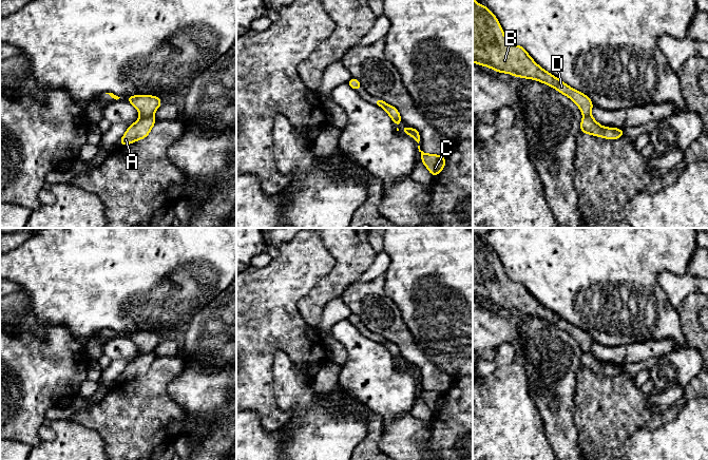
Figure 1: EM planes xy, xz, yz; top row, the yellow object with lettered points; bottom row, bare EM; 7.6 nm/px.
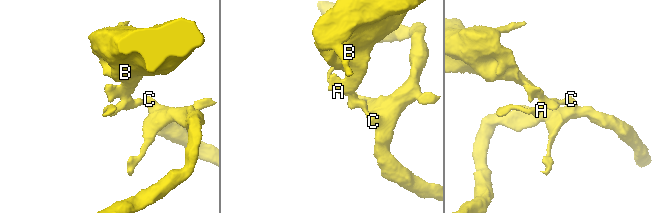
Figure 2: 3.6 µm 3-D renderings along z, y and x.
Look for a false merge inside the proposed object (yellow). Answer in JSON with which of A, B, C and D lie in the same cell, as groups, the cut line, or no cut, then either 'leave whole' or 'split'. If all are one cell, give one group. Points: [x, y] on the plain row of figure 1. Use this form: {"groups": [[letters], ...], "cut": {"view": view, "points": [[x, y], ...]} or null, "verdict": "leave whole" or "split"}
{"groups": [["A", "C"], ["B", "D"]], "cut": {"view": "xy", "points": [[152, 350], [140, 356]]}, "verdict": "split"}

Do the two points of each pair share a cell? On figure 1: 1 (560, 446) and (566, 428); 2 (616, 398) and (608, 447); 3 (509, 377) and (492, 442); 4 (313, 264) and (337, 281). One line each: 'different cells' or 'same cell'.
1: same cell
2: same cell
3: same cell
4: different cells

